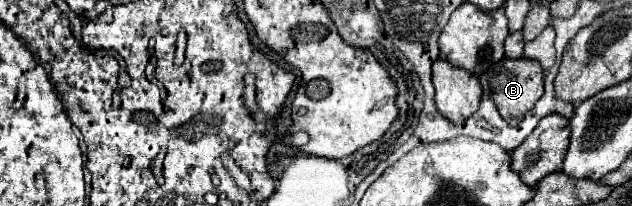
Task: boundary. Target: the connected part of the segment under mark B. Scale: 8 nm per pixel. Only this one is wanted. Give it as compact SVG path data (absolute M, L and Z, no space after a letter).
M503 58L501 62L493 64L487 72L483 72L479 76L479 82L483 86L485 96L489 96L495 102L495 106L499 108L499 114L511 126L519 124L525 112L531 110L543 94L543 70L537 60L527 60L527 58L517 58L517 60Z

